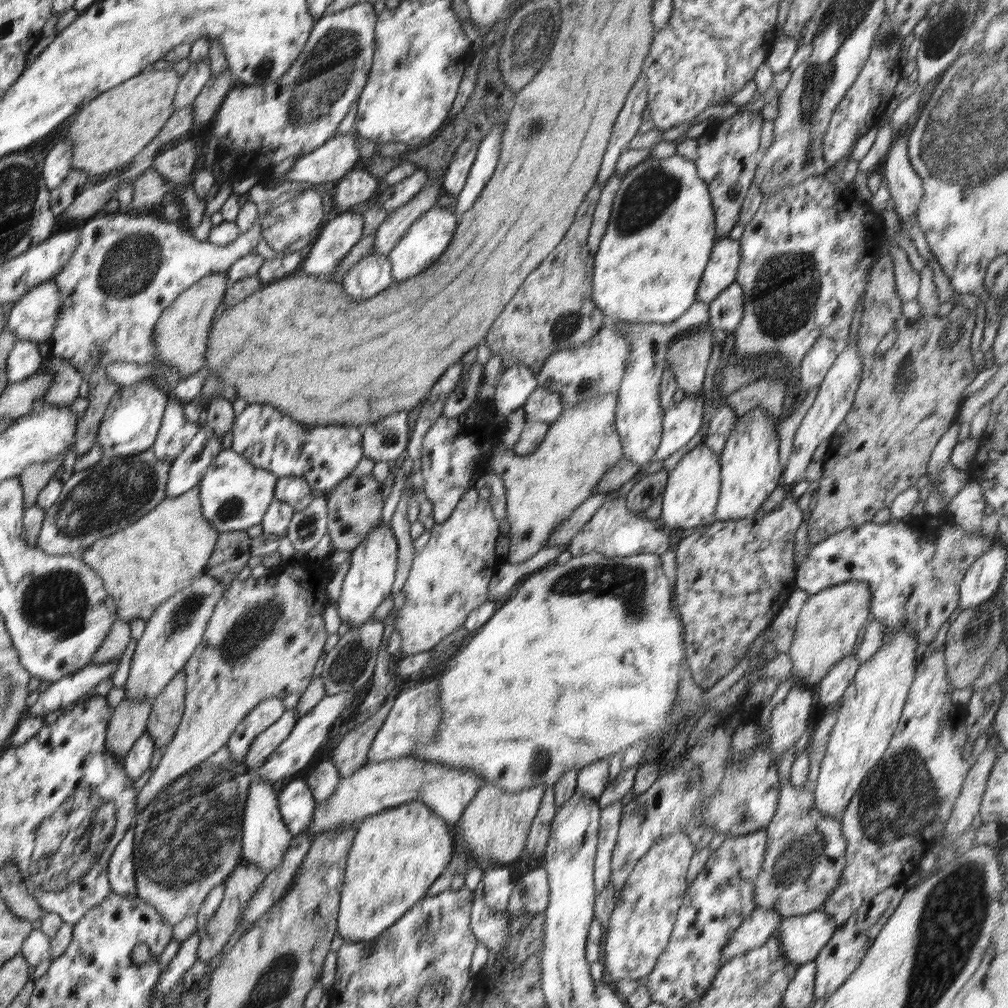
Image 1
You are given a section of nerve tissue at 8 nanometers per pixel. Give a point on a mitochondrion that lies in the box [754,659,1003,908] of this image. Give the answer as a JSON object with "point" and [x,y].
{"point":[900,800]}

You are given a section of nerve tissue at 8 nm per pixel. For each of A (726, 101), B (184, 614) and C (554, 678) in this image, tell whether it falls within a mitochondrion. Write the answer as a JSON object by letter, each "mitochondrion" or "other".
{"A":"other","B":"mitochondrion","C":"other"}

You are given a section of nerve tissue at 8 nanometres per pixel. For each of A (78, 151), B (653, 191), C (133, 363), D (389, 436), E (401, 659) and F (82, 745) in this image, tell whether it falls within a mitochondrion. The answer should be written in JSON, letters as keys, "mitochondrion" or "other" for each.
{"A":"other","B":"mitochondrion","C":"other","D":"mitochondrion","E":"other","F":"other"}

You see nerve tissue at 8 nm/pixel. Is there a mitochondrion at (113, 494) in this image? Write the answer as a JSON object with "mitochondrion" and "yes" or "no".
{"mitochondrion":"yes"}

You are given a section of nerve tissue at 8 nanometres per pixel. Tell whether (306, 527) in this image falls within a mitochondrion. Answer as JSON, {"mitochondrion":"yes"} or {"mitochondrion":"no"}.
{"mitochondrion":"yes"}

